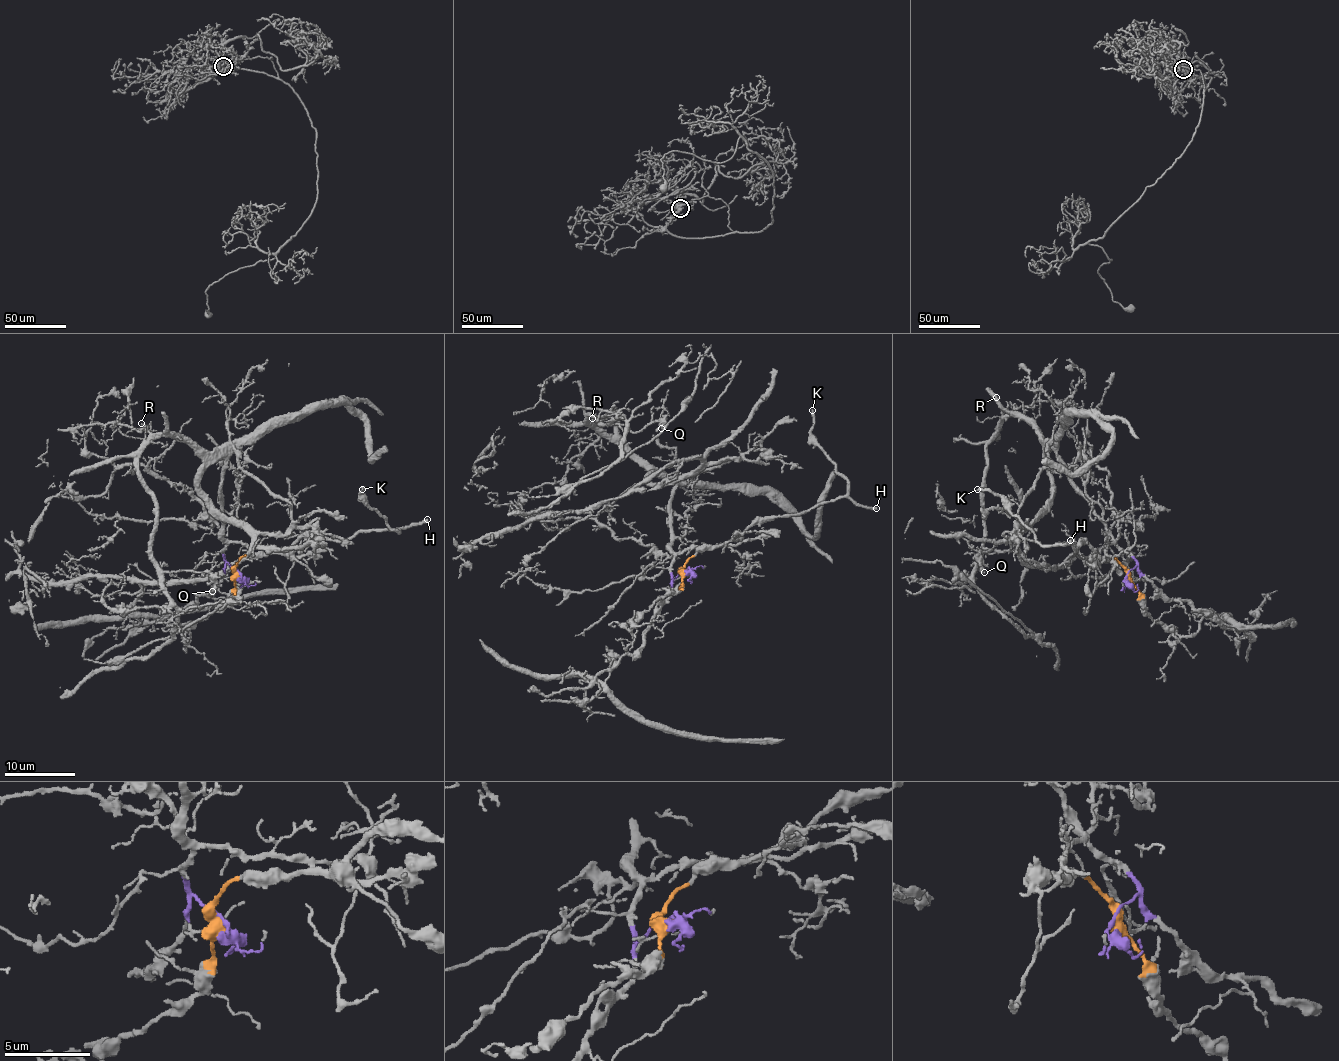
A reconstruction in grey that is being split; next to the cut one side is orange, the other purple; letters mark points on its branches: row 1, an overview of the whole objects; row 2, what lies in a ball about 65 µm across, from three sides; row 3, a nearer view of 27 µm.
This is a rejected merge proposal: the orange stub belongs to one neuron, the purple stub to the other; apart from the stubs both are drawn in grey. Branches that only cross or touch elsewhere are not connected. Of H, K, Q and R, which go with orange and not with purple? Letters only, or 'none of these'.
H, K

